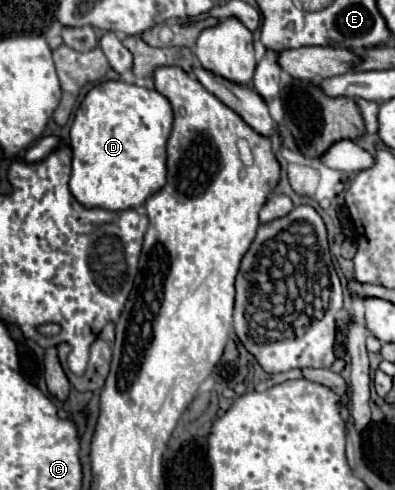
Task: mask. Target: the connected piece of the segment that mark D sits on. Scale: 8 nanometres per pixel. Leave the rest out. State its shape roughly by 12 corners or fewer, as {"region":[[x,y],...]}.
{"region":[[93,87],[69,189],[139,209],[165,185],[173,111],[155,89]]}

